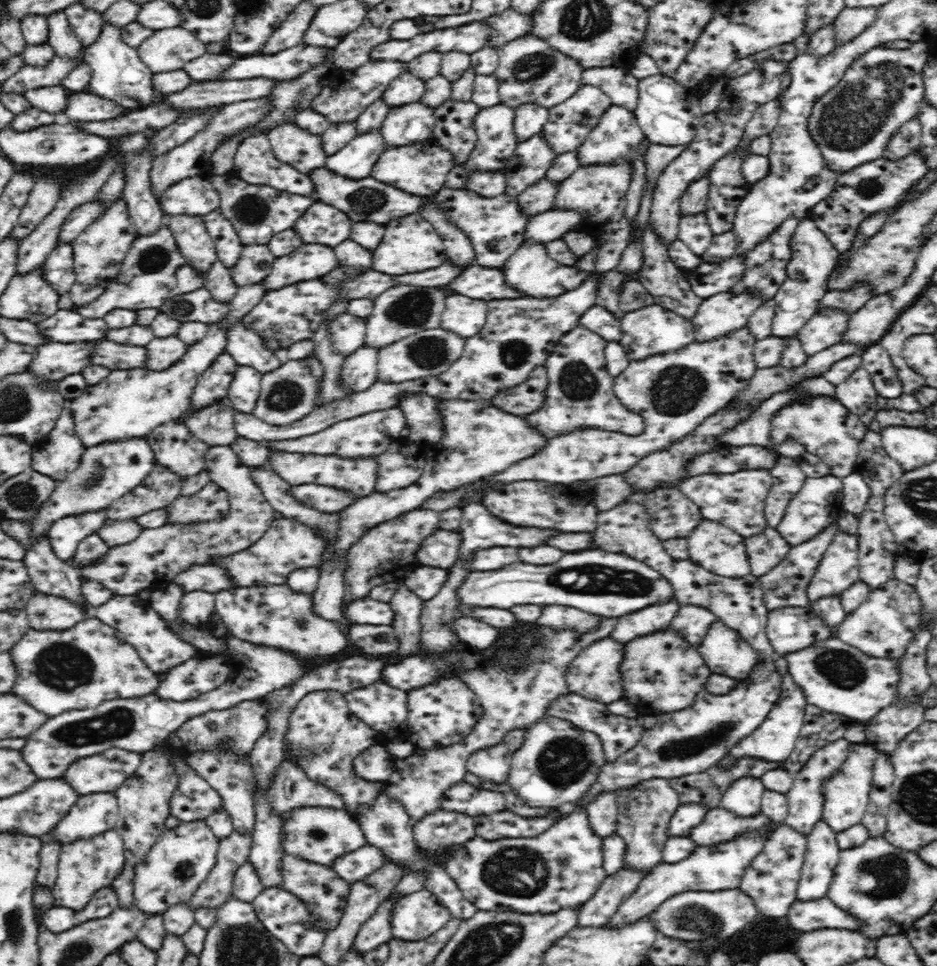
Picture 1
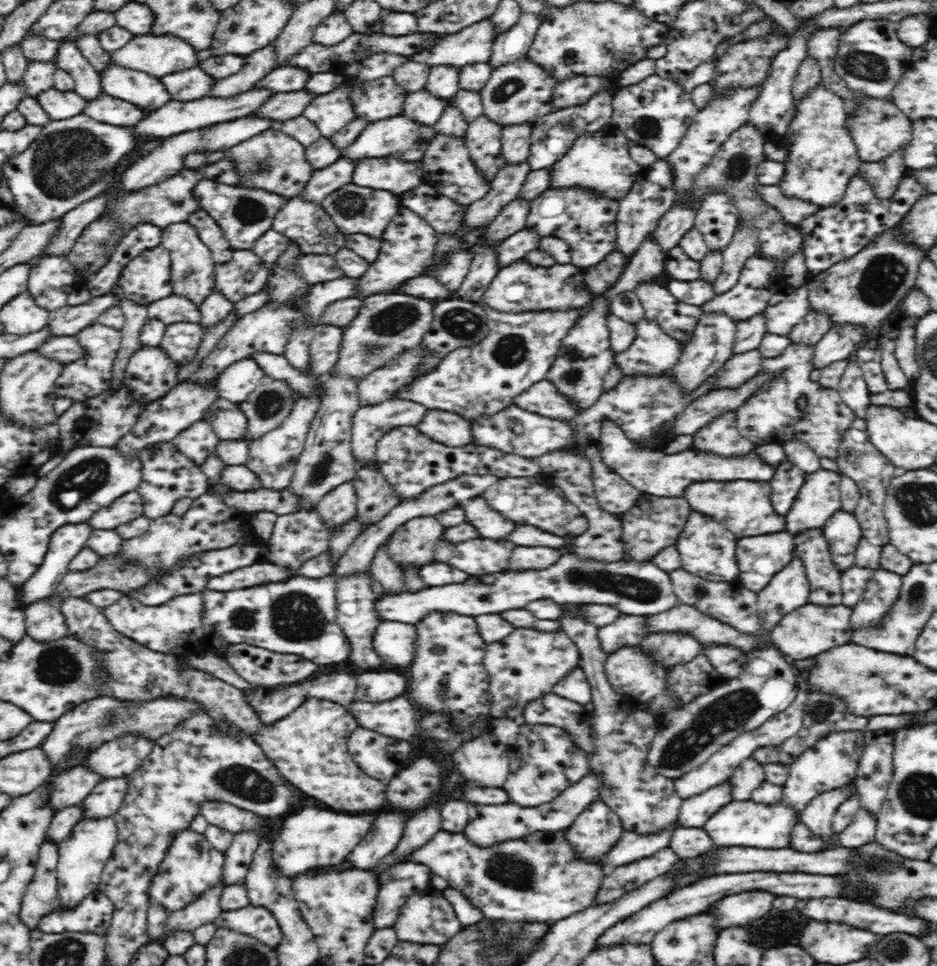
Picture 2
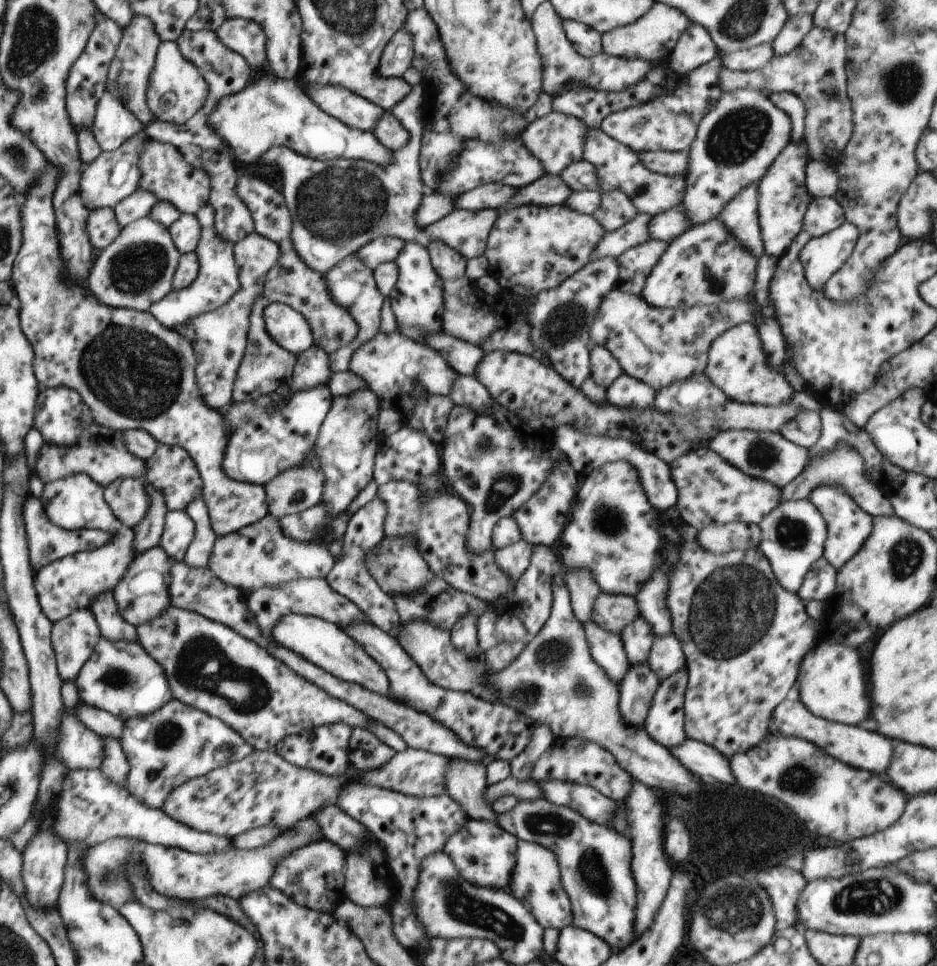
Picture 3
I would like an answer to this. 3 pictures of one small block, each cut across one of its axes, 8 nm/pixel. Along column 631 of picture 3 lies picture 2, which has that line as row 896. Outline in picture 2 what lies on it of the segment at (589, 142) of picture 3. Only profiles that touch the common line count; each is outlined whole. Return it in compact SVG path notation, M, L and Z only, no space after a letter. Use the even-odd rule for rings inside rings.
M190 828L180 831L165 851L158 874L152 877L147 892L151 904L159 904L169 912L183 909L222 879L225 853L212 847L205 833L199 834Z

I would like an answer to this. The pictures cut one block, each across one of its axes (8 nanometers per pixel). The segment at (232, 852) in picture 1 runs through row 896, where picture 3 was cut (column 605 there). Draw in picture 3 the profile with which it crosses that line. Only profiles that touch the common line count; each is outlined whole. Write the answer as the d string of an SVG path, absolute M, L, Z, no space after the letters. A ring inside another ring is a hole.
M612 189L601 192L600 206L592 216L605 231L613 231L630 222L638 212L632 199L622 189Z

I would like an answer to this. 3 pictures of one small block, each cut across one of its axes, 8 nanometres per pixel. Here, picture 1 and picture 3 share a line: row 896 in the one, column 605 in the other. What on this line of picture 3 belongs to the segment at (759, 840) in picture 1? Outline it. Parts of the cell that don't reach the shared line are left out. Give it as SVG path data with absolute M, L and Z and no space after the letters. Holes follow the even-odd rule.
M593 620L583 626L587 634L592 658L608 673L608 676L618 684L629 669L629 660L621 633L606 630Z

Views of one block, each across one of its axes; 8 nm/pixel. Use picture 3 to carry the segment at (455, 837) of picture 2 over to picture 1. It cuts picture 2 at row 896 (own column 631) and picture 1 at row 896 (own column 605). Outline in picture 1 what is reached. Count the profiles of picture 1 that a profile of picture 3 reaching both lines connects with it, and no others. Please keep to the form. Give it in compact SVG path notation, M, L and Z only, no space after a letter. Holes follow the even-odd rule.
M576 807L536 838L468 840L462 848L458 848L458 852L456 850L450 852L442 866L464 892L466 900L470 900L478 910L508 910L510 908L512 912L522 912L522 914L524 912L548 914L548 912L558 912L564 907L580 907L594 896L608 875L603 868L603 839L592 831L586 808Z

